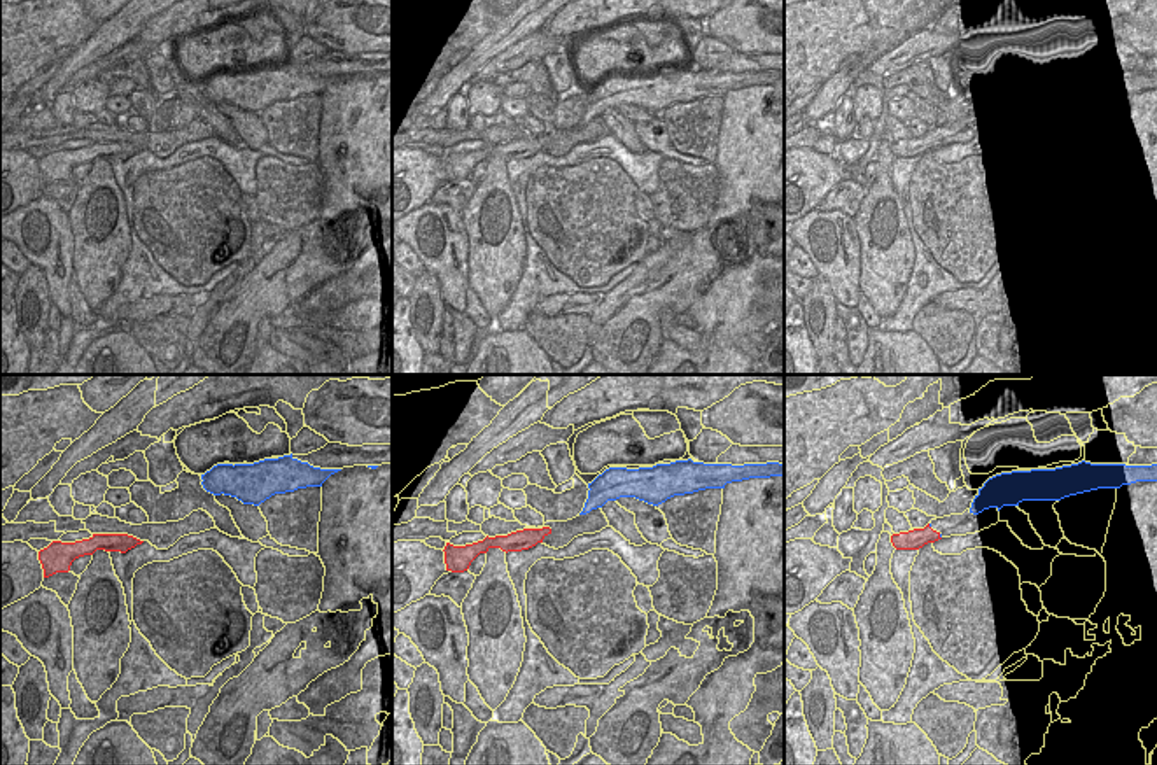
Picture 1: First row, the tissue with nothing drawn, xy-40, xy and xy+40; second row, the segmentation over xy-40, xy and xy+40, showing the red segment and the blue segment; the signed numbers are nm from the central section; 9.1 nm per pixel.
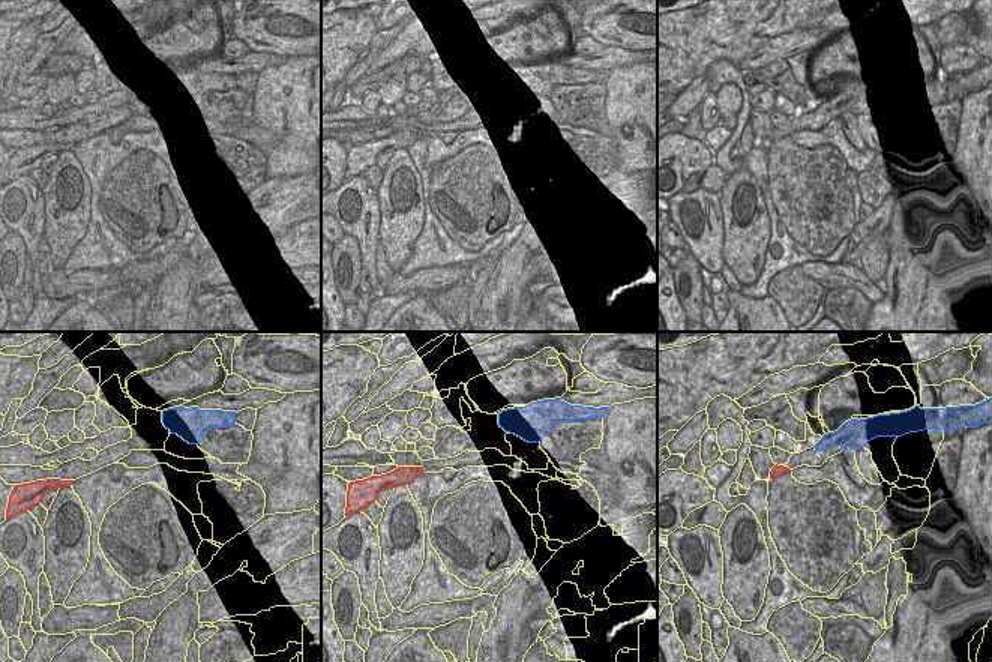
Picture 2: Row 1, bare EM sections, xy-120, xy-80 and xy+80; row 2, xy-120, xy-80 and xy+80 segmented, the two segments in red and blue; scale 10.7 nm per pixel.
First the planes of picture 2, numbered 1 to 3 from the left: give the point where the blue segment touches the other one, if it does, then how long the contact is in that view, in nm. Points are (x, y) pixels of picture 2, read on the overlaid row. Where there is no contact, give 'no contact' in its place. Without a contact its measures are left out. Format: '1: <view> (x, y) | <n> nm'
1: no contact
2: no contact
3: no contact

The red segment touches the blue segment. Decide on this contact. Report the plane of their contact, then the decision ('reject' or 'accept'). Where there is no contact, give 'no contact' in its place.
xy+40 | accept

